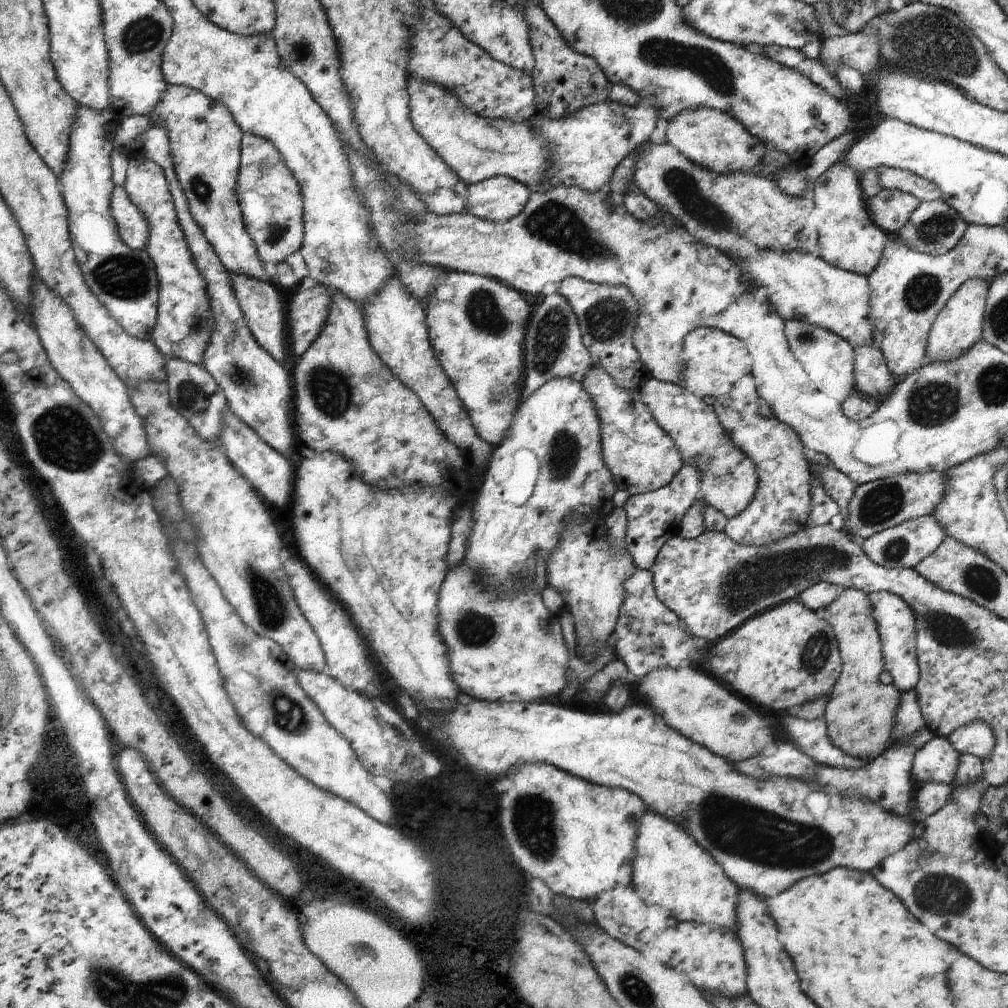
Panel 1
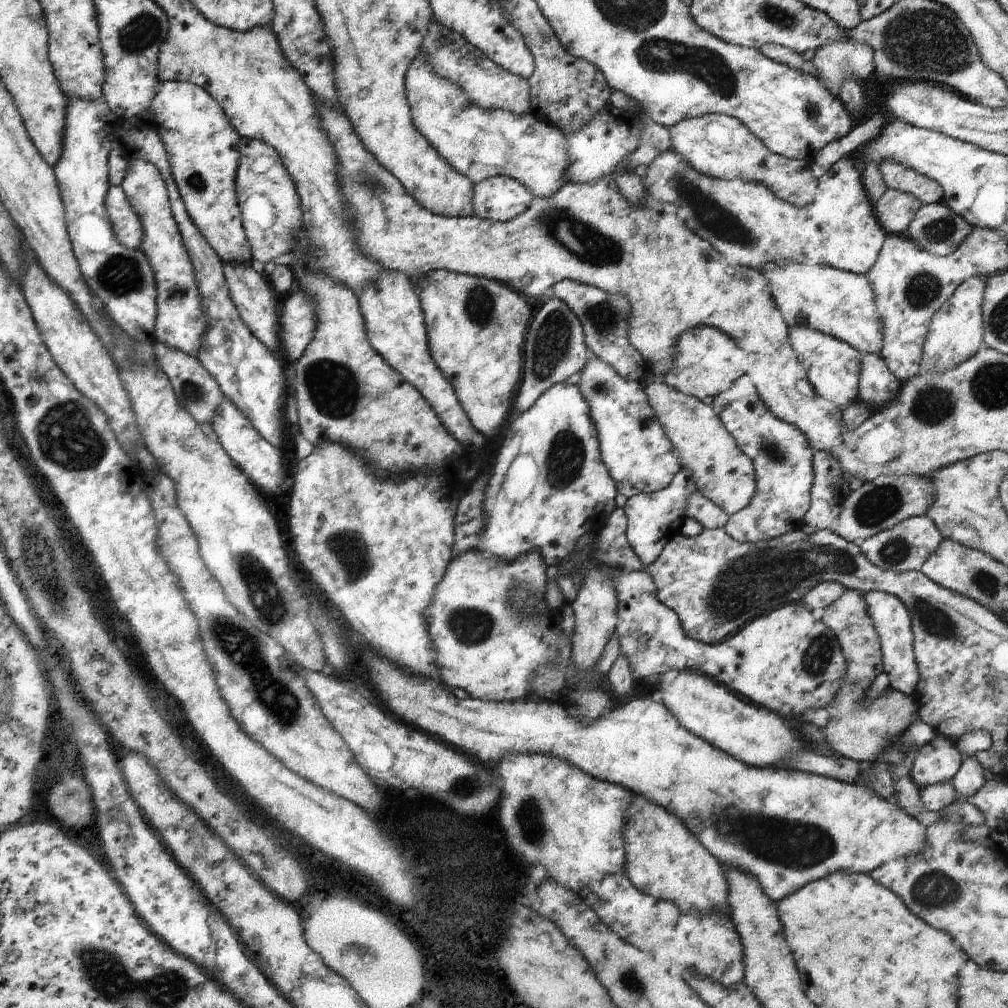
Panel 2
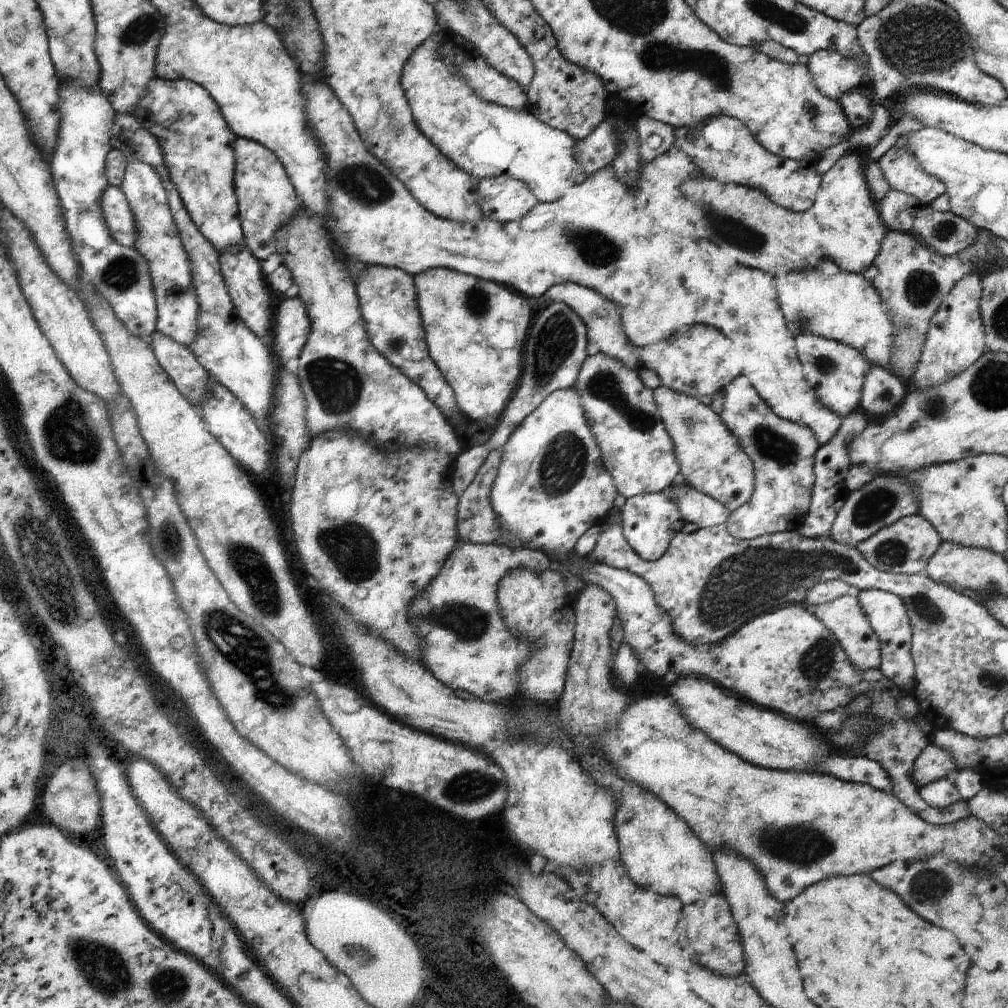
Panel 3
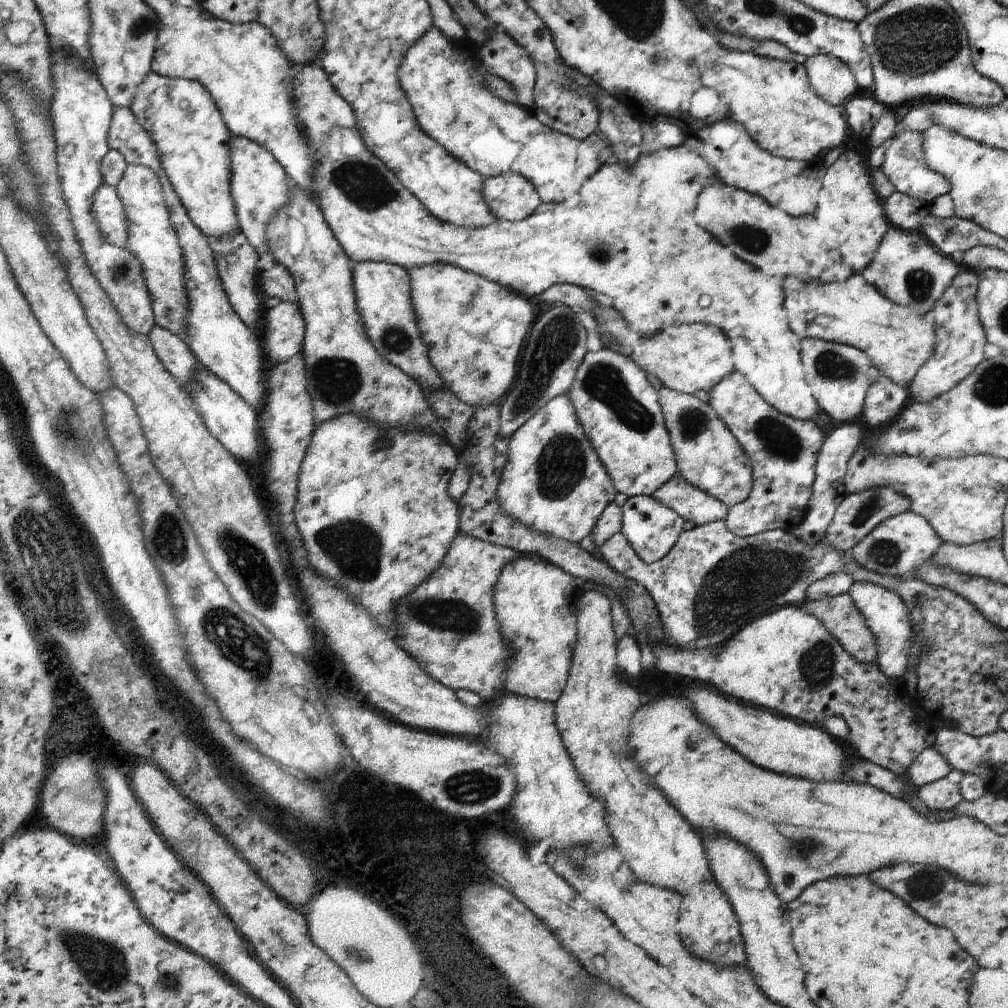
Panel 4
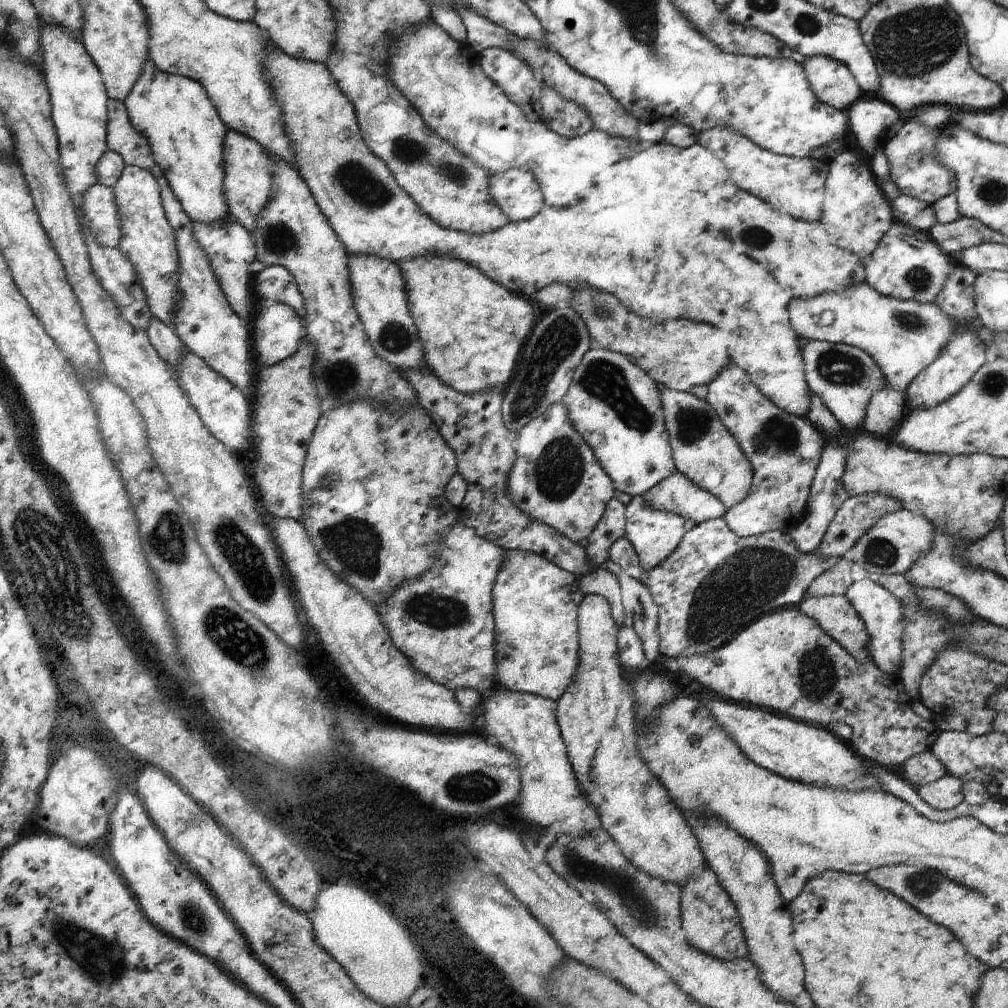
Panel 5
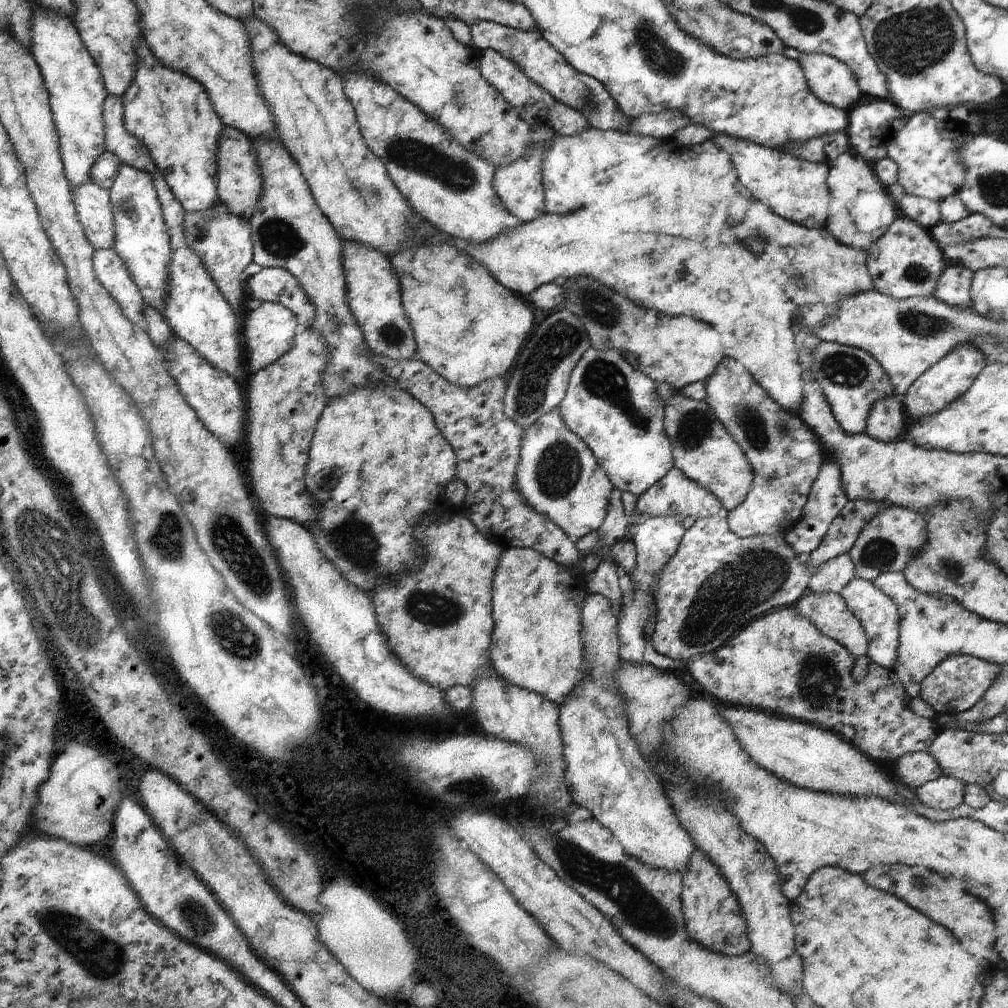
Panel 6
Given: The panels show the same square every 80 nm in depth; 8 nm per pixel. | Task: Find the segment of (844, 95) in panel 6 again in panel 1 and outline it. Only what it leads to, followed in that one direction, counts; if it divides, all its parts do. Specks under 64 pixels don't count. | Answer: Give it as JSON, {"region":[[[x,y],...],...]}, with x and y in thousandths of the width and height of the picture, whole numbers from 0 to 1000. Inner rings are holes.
{"region":[[[847,35],[822,37],[813,44],[812,61],[827,75],[829,62],[840,63],[857,76],[872,65],[872,41],[866,35]]]}

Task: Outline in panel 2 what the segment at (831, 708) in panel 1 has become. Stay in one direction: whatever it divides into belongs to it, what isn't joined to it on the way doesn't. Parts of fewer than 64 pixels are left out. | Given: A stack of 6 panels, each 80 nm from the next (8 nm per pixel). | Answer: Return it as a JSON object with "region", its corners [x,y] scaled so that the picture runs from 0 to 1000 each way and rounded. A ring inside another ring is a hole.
{"region":[[[838,584],[822,601],[803,607],[828,630],[839,657],[839,672],[829,688],[827,698],[822,700],[825,710],[814,724],[817,734],[821,742],[830,749],[850,755],[866,756],[869,748],[884,737],[883,734],[889,728],[896,727],[903,719],[909,708],[909,698],[904,690],[900,692],[897,688],[880,682],[863,700],[850,701],[866,673],[876,666],[873,637],[860,609],[855,590],[848,584]]]}

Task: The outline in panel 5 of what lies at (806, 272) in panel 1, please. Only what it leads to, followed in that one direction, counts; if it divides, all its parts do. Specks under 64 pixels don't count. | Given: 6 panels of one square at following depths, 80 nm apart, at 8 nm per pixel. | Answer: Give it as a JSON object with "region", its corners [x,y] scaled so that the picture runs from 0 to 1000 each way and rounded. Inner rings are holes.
{"region":[[[847,281],[832,291],[814,291],[806,297],[785,297],[781,304],[784,324],[798,338],[820,338],[844,342],[859,349],[876,370],[880,383],[894,391],[900,382],[926,359],[946,329],[946,319],[927,300],[893,299],[863,285],[860,281]]]}

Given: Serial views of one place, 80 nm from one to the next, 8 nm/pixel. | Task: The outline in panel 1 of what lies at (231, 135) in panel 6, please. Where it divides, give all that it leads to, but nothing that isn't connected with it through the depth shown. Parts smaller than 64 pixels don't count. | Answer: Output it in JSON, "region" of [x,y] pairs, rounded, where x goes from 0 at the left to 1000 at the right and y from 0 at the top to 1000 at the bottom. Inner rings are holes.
{"region":[[[250,133],[240,134],[234,196],[242,227],[261,262],[279,261],[283,254],[297,248],[301,234],[300,194],[281,157],[265,138]]]}

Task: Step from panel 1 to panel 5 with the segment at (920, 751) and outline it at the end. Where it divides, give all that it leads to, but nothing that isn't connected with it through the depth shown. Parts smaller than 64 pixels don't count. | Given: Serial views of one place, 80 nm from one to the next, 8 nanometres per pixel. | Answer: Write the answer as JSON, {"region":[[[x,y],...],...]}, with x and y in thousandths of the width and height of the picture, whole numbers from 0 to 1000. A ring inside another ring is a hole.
{"region":[[[924,745],[907,748],[892,760],[895,772],[907,782],[917,779],[938,768],[936,759],[926,750]]]}

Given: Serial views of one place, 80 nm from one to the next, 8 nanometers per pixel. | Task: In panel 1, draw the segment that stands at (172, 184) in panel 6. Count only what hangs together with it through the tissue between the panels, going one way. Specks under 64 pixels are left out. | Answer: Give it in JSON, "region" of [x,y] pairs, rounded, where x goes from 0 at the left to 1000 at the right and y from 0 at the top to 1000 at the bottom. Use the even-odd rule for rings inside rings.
{"region":[[[166,84],[145,116],[150,125],[165,129],[172,169],[185,196],[188,212],[201,229],[219,262],[227,271],[269,279],[240,221],[234,196],[234,179],[241,133],[227,110],[218,101],[193,88]]]}

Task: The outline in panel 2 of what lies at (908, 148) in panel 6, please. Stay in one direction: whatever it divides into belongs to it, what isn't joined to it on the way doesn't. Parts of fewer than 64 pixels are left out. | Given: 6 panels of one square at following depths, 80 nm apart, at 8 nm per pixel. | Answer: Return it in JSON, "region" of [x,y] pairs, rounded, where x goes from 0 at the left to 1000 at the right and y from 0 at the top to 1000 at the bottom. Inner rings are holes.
{"region":[[[876,158],[871,161],[871,170],[880,187],[904,192],[914,203],[935,198],[932,182],[908,171],[903,165]]]}

